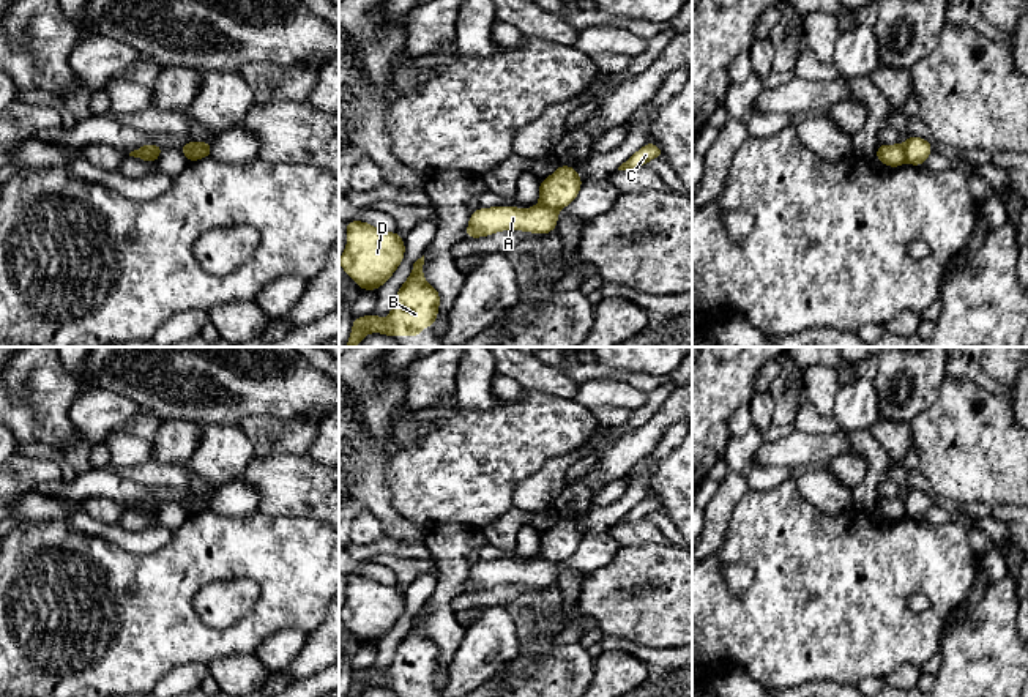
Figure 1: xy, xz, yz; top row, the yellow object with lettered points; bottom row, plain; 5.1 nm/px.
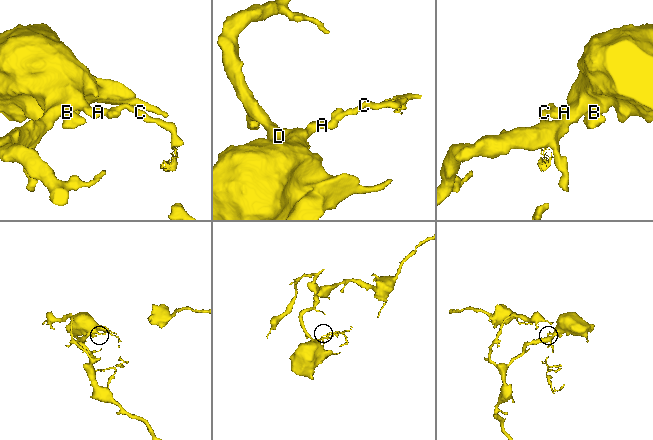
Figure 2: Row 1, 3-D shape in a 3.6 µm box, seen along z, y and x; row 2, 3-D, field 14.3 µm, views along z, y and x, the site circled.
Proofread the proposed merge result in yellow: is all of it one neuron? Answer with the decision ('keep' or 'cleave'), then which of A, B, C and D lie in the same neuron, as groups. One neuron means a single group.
cleave | A B D / C

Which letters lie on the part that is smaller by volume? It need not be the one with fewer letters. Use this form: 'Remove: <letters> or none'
Remove: C

